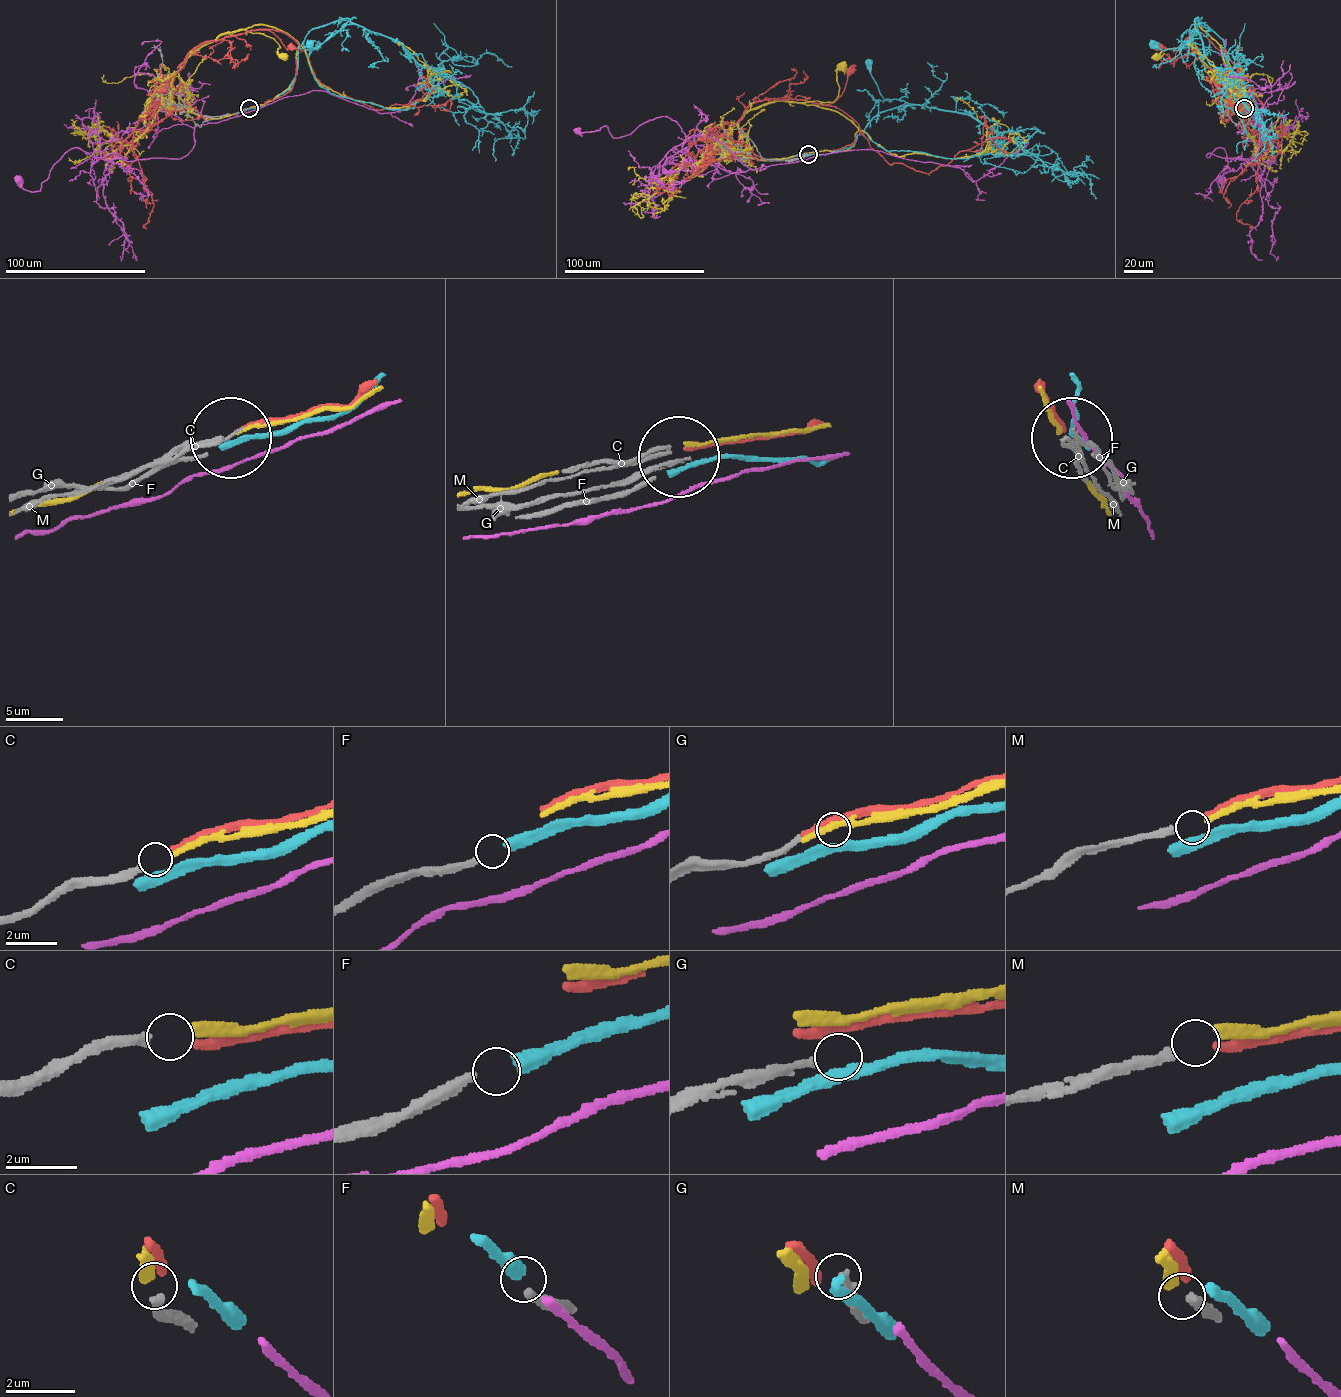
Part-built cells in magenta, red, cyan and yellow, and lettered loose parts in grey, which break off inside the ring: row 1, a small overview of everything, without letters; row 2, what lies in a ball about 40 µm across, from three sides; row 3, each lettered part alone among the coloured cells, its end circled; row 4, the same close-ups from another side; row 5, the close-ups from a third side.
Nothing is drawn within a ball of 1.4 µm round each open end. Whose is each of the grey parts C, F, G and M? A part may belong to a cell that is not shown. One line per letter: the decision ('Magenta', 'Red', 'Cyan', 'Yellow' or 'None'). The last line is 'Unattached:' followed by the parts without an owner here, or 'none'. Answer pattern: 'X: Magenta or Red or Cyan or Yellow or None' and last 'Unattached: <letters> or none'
C: Yellow
F: Cyan
G: None
M: Red
Unattached: G

